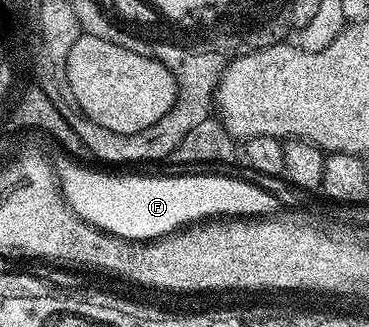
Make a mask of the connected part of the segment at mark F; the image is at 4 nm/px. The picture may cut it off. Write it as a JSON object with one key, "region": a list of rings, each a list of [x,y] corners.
{"region":[[[64,160],[64,168],[56,168],[62,195],[85,222],[121,238],[153,240],[211,218],[265,218],[277,215],[280,210],[276,196],[254,182],[232,175],[187,172],[149,178],[146,174],[105,174],[88,167]]]}

